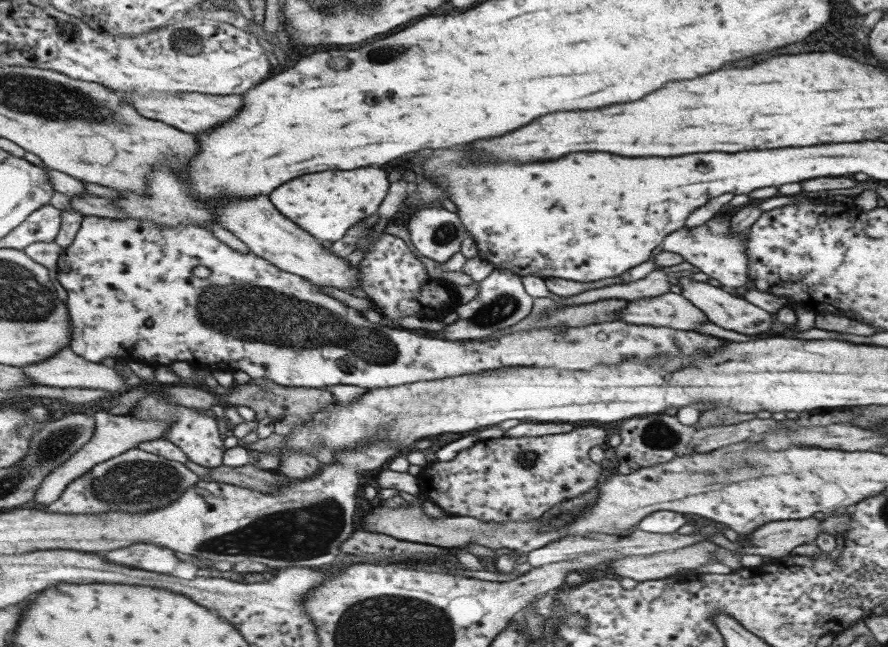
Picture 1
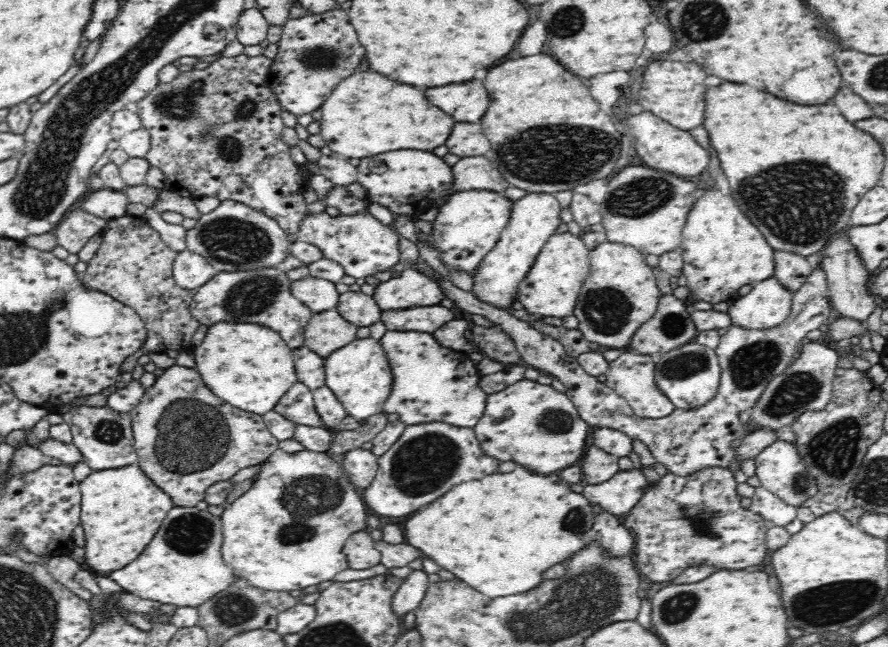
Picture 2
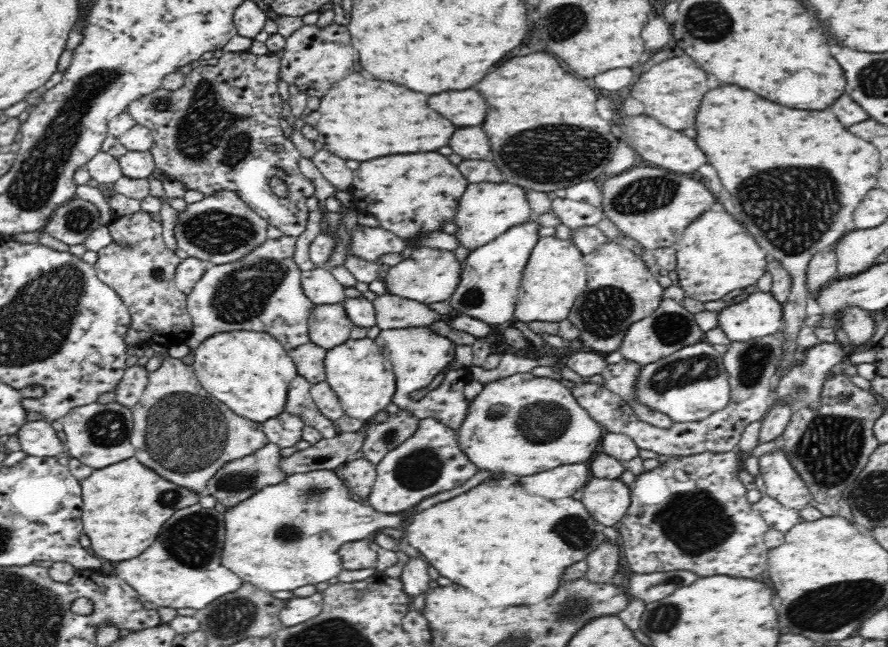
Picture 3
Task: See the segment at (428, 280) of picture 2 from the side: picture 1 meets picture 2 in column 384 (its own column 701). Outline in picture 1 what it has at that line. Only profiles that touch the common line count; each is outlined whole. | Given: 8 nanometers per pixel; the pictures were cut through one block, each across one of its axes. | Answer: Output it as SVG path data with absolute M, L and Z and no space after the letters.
M683 273L679 276L681 295L697 306L709 318L710 322L734 330L740 334L758 335L770 330L774 316L766 310L750 303L744 296L738 296L730 289L716 287L707 282L699 282L690 278L690 273Z

